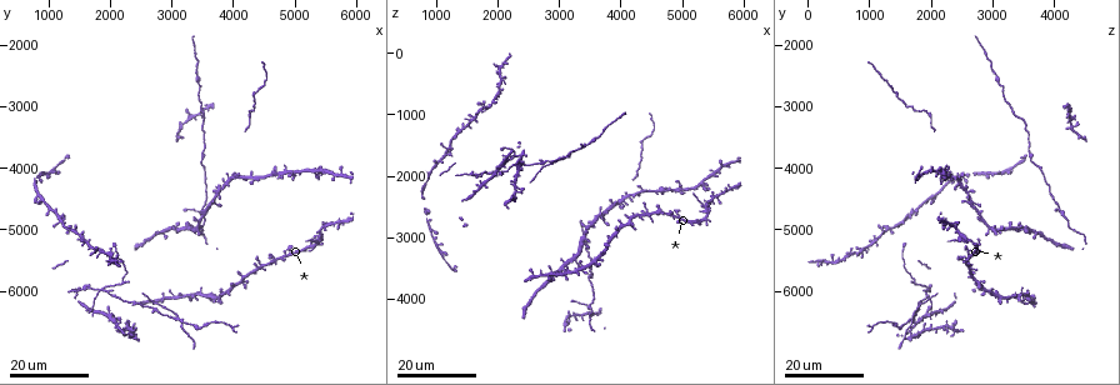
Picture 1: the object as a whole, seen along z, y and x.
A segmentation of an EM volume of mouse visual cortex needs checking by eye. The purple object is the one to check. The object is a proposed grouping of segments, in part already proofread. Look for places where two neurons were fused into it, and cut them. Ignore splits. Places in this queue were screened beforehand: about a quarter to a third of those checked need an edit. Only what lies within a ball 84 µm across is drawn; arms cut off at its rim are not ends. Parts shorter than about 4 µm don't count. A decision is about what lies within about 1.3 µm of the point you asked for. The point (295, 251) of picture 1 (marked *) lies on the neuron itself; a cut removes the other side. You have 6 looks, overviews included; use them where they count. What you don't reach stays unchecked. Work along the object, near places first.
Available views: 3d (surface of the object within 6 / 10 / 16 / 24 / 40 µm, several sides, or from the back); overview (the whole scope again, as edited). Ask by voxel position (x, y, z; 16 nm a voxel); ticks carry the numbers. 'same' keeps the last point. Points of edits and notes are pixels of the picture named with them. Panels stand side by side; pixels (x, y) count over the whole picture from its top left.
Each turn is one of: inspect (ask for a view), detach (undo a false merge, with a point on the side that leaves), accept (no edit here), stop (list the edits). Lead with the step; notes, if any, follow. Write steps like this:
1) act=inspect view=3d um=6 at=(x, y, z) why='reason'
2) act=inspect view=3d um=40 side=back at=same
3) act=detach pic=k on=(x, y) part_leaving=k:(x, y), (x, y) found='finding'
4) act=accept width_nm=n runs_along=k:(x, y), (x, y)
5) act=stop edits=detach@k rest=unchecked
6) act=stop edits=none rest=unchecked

act=inspect view=3d um=24 at=(1800, 6000, 1900) why='three arms meet'

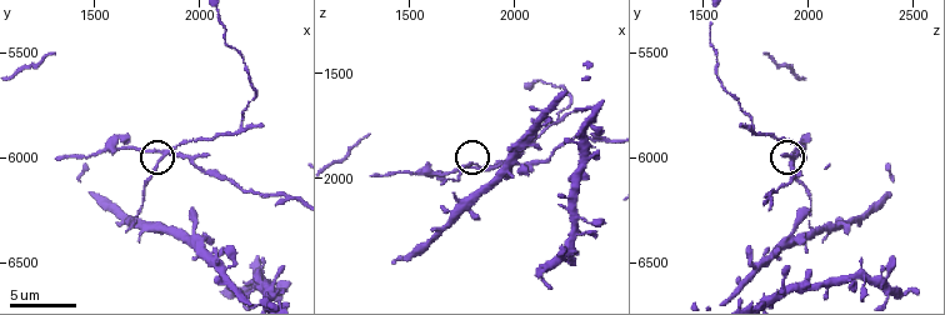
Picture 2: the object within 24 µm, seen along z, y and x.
act=inspect view=3d um=6 at=(1810, 6000, 1950)

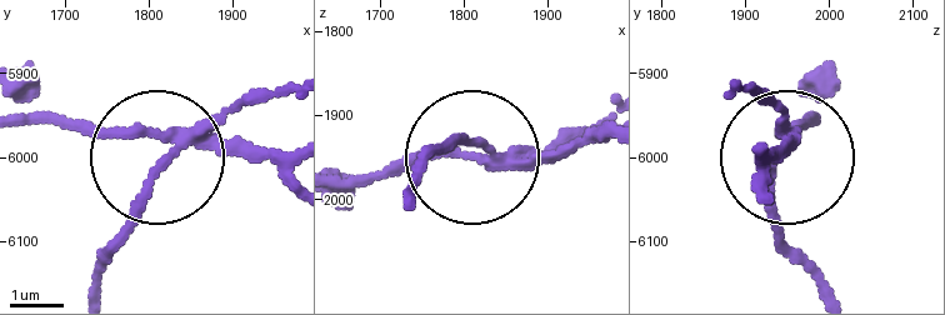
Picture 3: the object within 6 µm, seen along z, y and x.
act=inspect view=3d um=6 side=back at=(1820, 5995, 1940) why='other side'

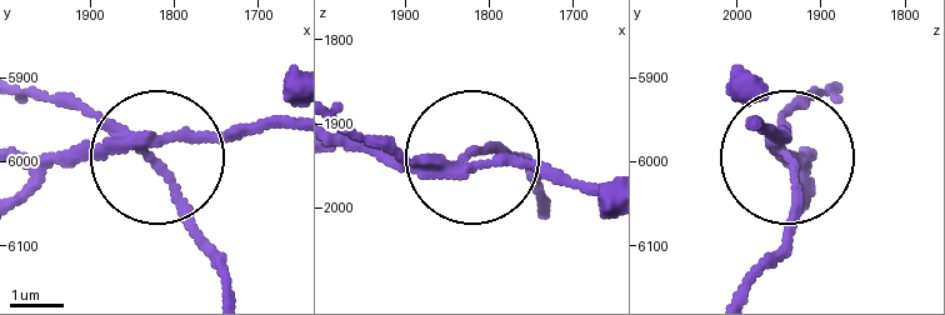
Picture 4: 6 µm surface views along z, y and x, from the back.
act=detach pic=4 on=(213, 133) width_nm=180 part_leaving=4:(130, 143), (81, 148), (28, 183) found='two neurons meet here'

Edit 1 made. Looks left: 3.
act=inspect view=overview

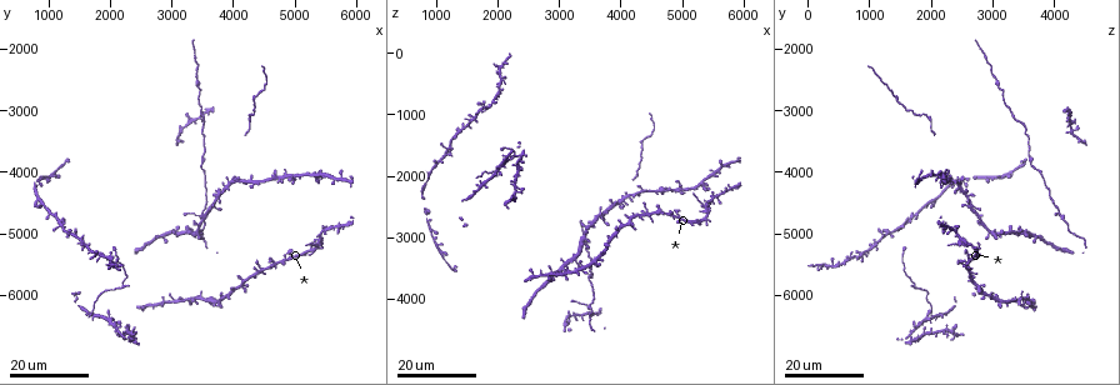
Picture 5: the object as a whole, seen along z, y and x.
act=inspect view=3d um=16 at=(2250, 5850, 1700) why='three arms meet'

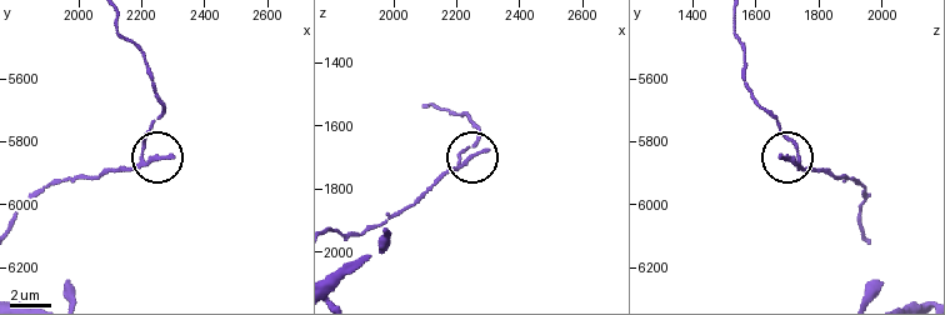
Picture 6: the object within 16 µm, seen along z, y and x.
act=inspect view=3d um=6 at=(2190, 5840, 1730)

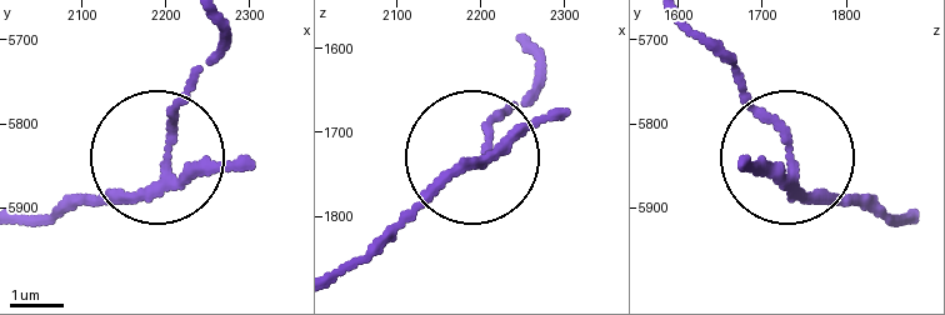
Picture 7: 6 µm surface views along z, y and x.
act=detach pic=7 on=(174, 101) width_nm=150 part_leaving=7:(164, 174), (173, 111), (218, 31) found='two neurons meet here'

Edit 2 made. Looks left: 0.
act=stop edits=detach@4,detach@7 rest=unchecked

